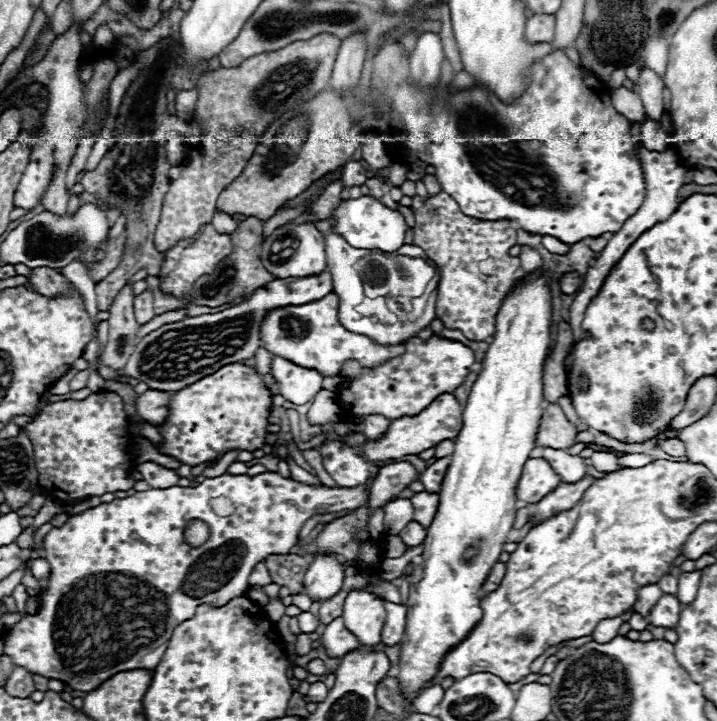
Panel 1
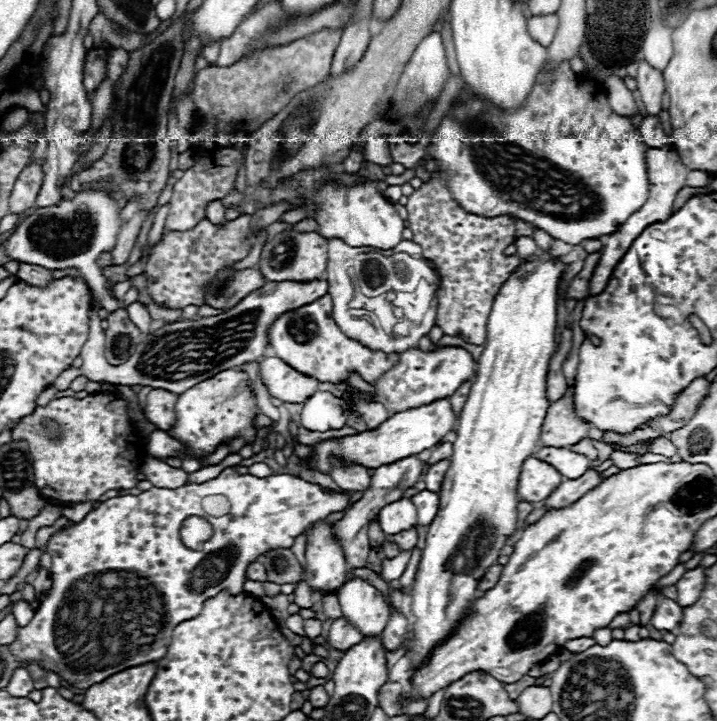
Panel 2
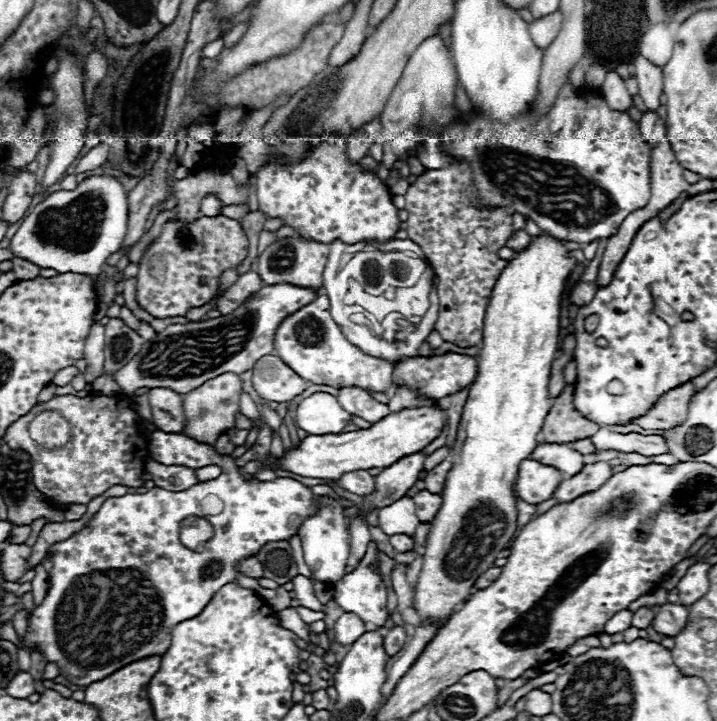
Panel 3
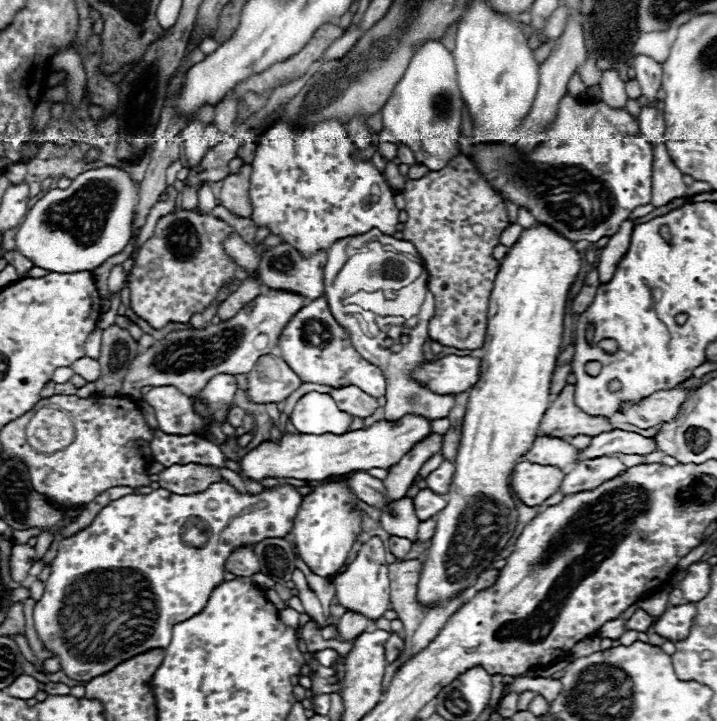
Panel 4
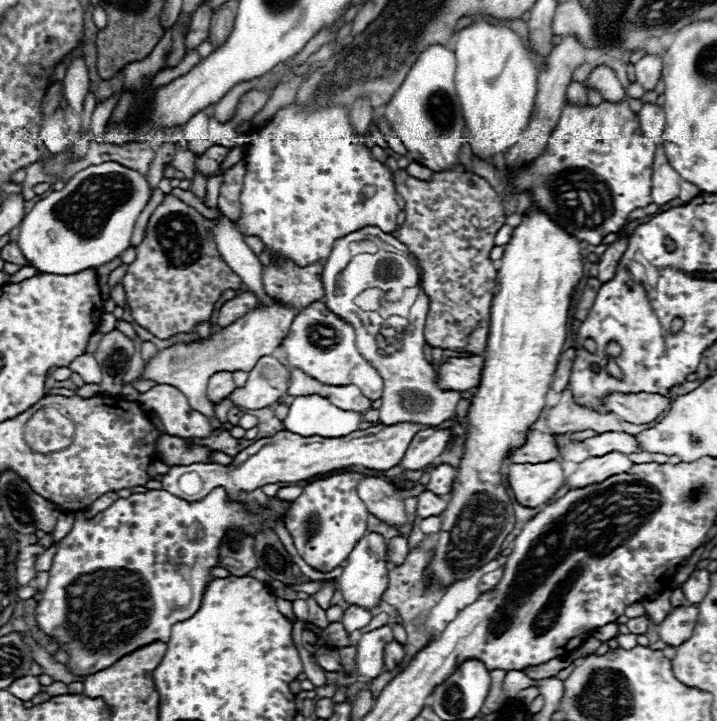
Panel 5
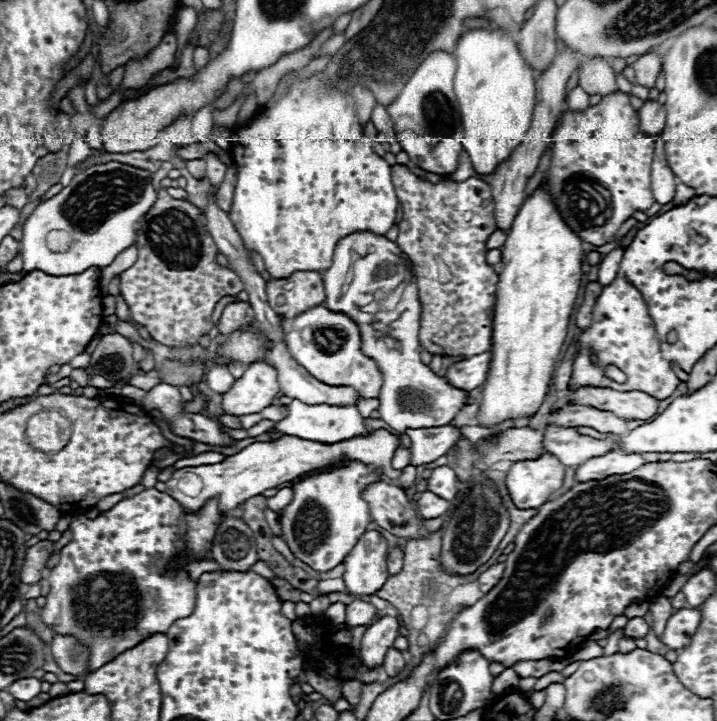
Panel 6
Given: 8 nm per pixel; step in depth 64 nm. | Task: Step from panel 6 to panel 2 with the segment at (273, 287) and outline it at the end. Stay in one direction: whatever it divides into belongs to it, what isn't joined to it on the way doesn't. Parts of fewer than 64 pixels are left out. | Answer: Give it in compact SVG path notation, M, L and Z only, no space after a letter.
M284 230L264 244L258 268L270 282L282 282L282 280L310 282L310 280L322 280L326 276L326 260L328 260L328 240L326 238L322 238L316 232Z

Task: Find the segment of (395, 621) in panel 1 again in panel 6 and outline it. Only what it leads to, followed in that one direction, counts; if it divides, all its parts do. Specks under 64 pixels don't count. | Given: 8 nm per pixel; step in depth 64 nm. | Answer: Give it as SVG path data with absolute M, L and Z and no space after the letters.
M388 648L388 652L386 652L386 658L384 658L384 670L386 670L386 674L388 676L396 676L402 668L404 668L404 656L402 656L402 652L400 650L396 650L396 648Z

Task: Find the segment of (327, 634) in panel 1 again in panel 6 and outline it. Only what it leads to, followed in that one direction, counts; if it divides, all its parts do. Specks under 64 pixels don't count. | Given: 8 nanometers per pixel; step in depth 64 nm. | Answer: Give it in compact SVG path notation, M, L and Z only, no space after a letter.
M354 600L352 604L346 606L346 626L348 628L356 628L356 626L364 626L370 624L372 618L376 616L376 608L364 600Z

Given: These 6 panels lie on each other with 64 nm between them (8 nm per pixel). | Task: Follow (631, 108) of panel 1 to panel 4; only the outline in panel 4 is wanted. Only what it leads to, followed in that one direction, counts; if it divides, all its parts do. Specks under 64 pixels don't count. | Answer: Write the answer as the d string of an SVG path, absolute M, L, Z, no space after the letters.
M614 70L602 72L600 92L602 92L602 100L612 108L624 108L628 102L628 96L624 90L624 80Z

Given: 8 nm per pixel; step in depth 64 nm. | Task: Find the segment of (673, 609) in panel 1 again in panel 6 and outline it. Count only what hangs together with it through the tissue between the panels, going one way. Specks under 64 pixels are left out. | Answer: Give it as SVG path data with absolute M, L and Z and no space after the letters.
M680 608L668 618L666 628L662 632L662 642L670 650L680 650L686 644L690 644L698 624L700 624L698 608Z

